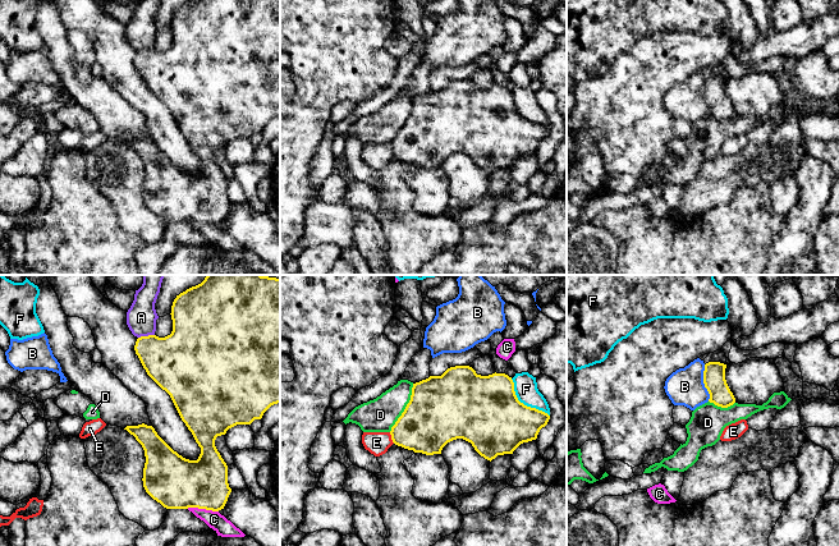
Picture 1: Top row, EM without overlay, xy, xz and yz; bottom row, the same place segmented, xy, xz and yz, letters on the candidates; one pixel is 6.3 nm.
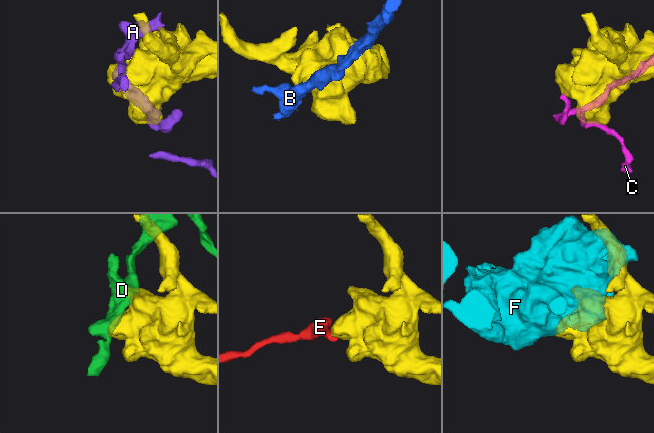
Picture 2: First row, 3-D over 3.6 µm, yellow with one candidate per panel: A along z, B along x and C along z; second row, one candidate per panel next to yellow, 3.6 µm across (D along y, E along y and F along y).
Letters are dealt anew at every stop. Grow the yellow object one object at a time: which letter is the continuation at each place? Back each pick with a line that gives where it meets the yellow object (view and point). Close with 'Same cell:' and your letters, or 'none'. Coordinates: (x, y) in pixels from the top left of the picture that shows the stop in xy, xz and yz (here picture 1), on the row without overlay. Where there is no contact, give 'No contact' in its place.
Same cell: none

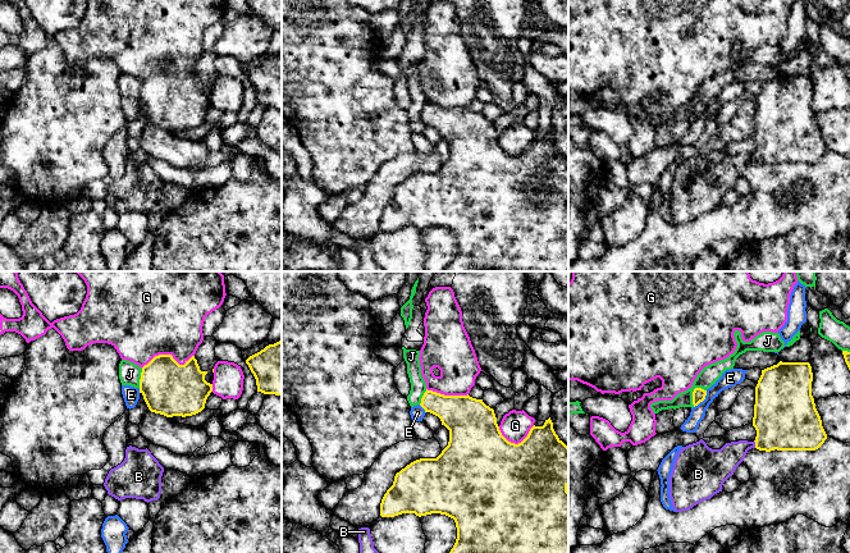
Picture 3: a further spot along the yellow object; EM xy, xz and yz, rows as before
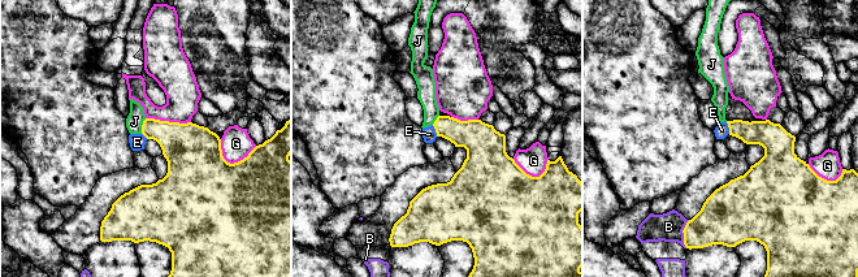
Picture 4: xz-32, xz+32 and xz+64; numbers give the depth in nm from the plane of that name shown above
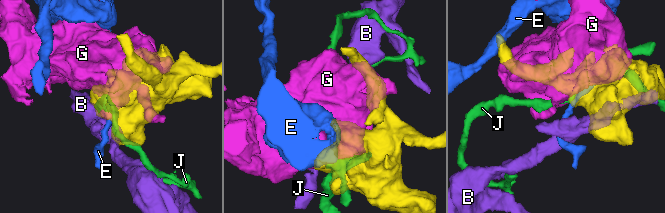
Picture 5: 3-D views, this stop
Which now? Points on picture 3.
Same cell: none

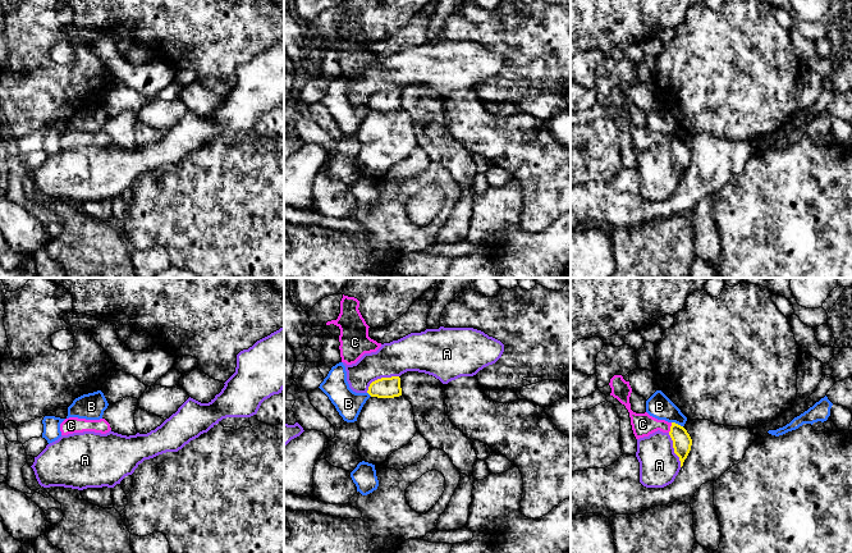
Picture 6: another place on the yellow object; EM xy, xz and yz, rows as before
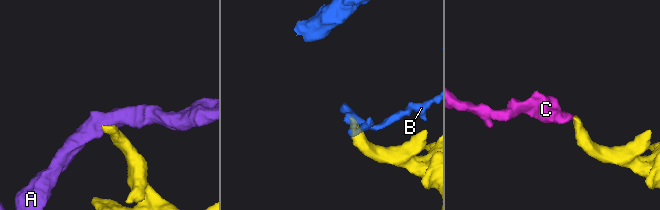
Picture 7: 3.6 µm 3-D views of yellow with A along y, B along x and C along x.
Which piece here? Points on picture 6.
C: Touches yellow at yz (670, 141)
Same cell: C

